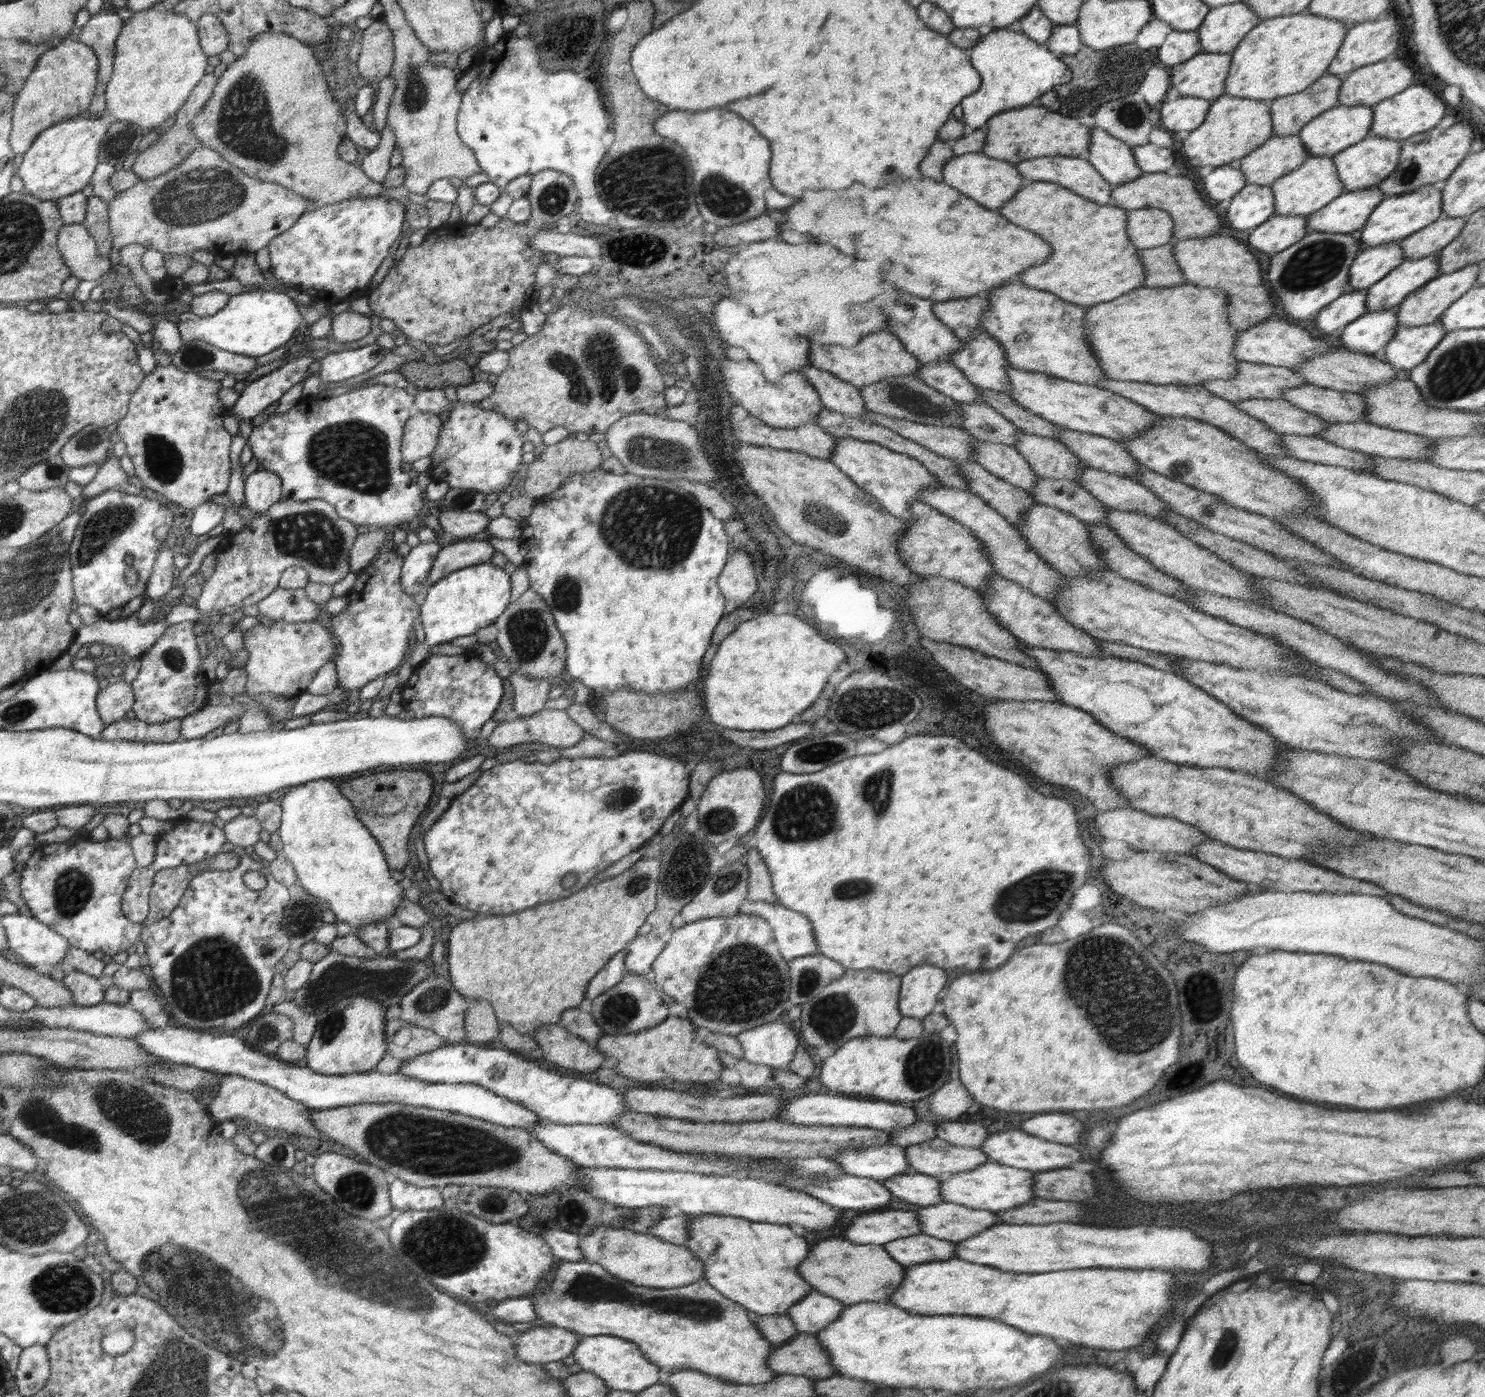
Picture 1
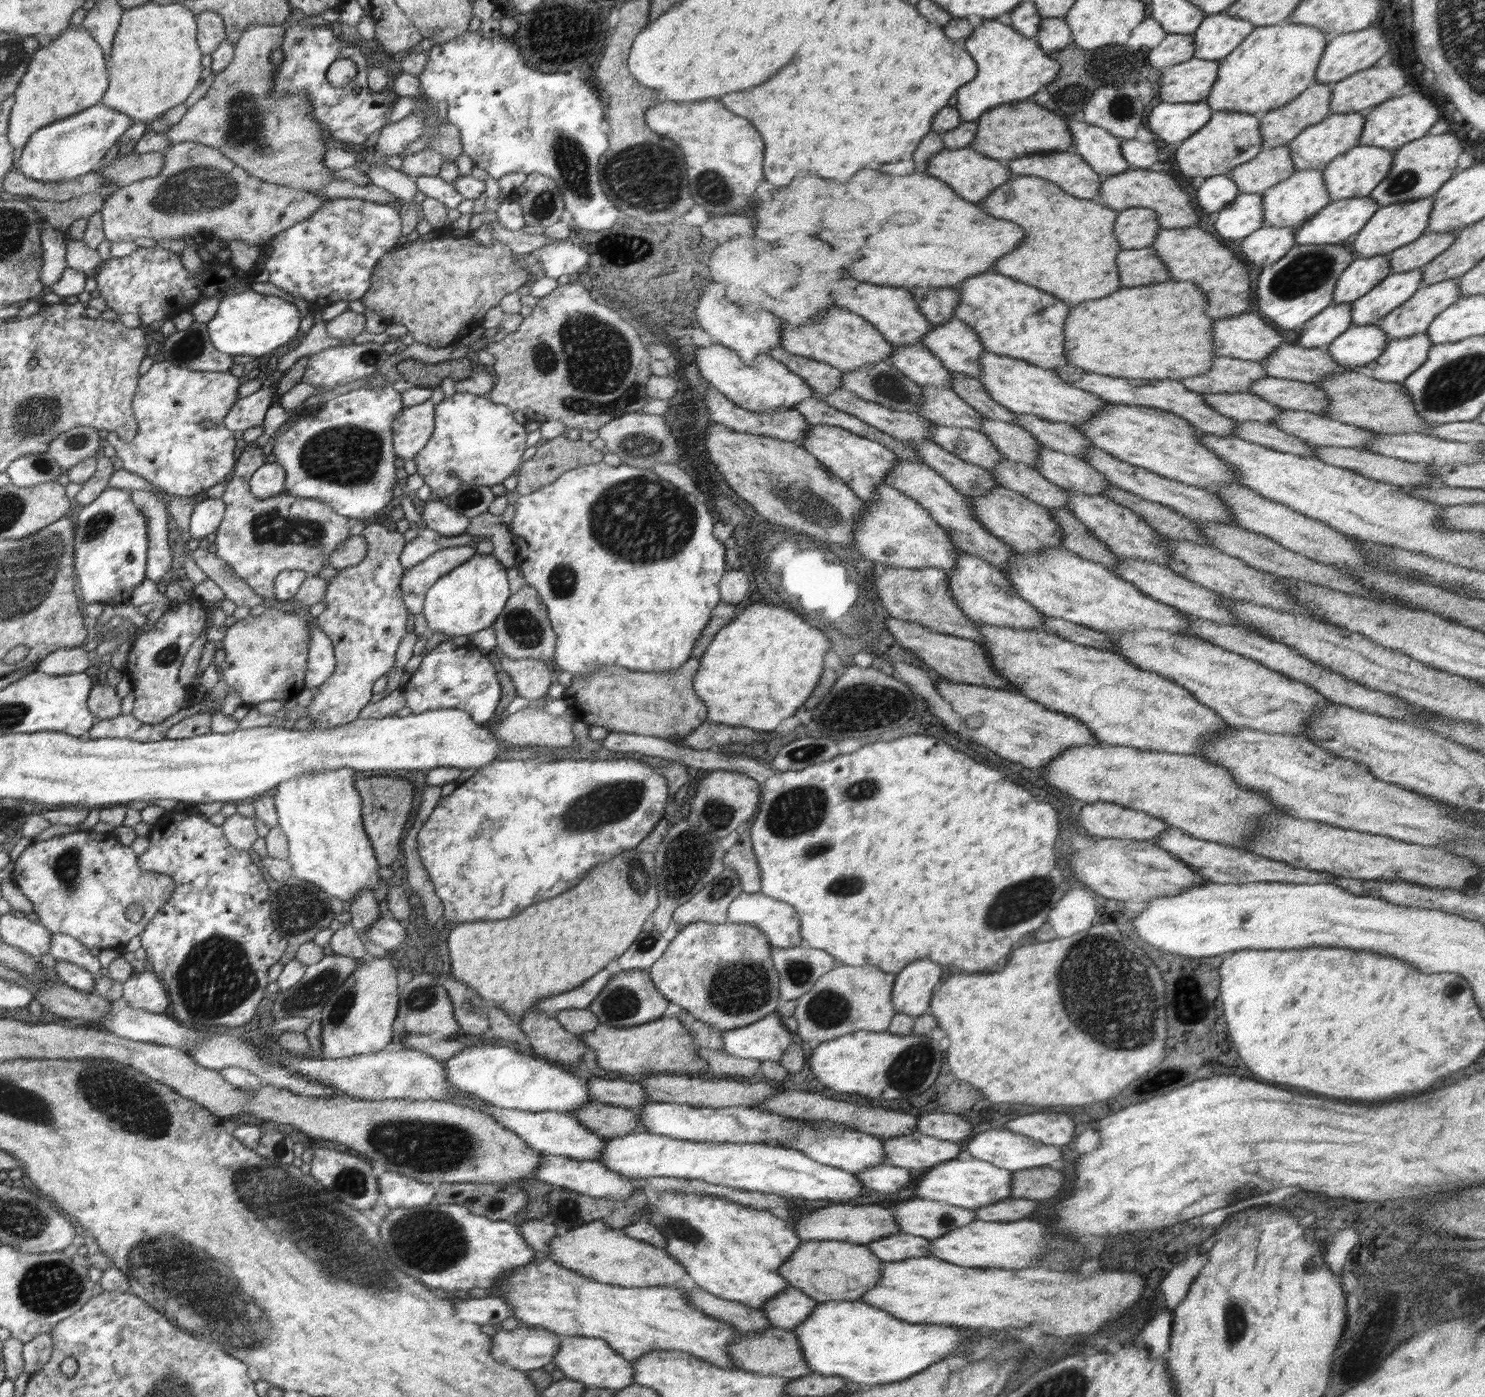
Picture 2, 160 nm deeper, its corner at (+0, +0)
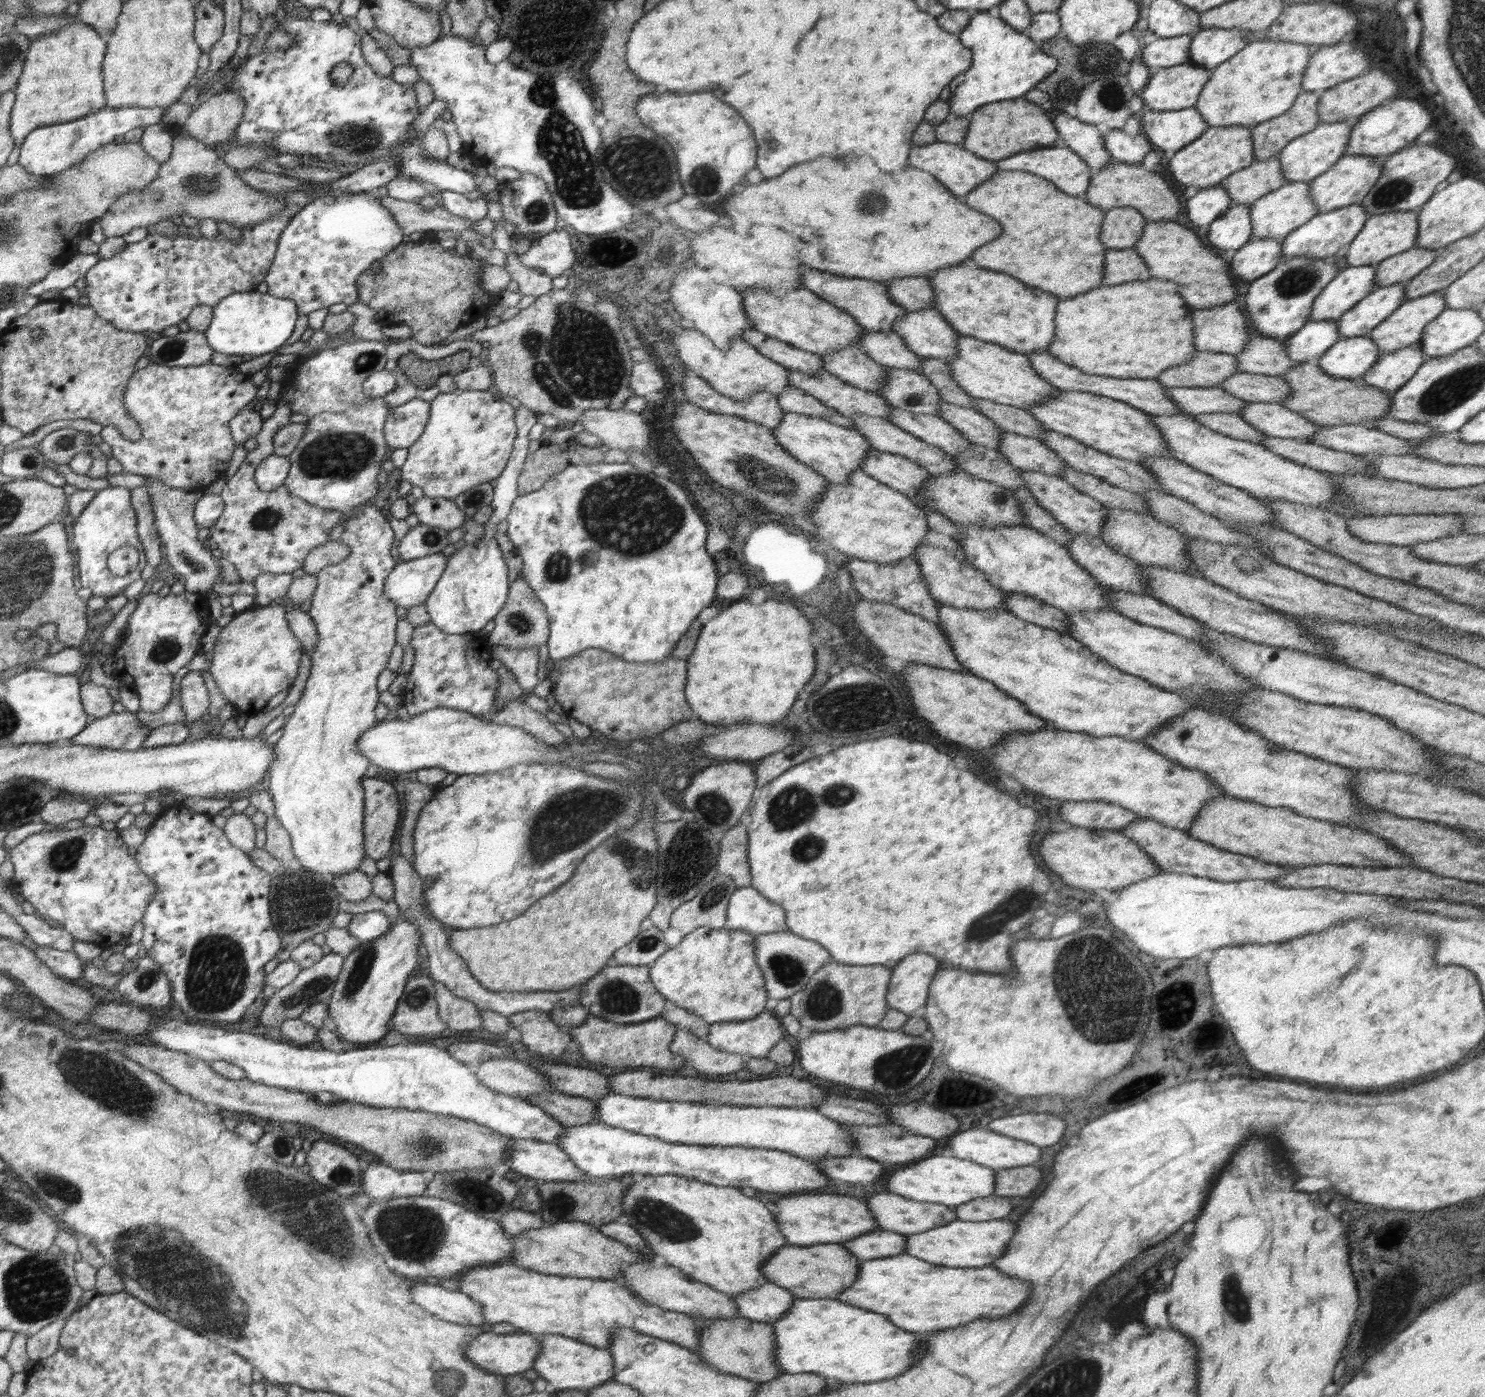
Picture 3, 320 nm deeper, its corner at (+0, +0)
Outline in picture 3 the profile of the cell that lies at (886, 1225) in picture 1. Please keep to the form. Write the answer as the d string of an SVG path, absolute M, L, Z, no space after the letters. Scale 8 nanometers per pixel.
M786 1194L786 1196L776 1200L778 1213L775 1215L775 1221L778 1224L779 1231L787 1237L788 1245L810 1246L824 1243L843 1243L852 1240L861 1234L872 1232L879 1228L875 1218L868 1212L866 1203L862 1203L856 1198L840 1196L840 1194Z

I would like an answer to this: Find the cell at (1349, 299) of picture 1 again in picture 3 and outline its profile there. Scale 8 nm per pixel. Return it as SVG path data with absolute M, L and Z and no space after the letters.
M1339 319L1308 321L1300 330L1284 340L1287 357L1293 362L1305 363L1319 359L1340 340Z

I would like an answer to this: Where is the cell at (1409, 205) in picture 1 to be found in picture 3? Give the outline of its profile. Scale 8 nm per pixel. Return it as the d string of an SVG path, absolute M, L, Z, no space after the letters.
M1419 209L1405 210L1404 212L1389 212L1371 216L1362 227L1362 230L1352 240L1346 252L1348 266L1364 266L1365 264L1377 265L1385 258L1410 250L1415 246L1418 232Z

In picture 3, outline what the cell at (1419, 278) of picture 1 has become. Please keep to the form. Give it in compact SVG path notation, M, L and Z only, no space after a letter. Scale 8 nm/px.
M1405 282L1374 289L1339 318L1340 339L1368 336L1387 316L1405 302Z

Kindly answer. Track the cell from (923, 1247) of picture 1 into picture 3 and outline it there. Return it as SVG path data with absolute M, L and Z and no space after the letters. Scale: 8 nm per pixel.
M874 1230L841 1243L860 1261L884 1258L904 1253L907 1235L888 1230Z

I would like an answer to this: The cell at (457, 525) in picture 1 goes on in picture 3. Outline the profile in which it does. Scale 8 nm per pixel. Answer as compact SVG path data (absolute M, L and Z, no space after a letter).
M419 498L411 507L419 524L440 527L450 532L461 526L465 521L463 509L451 499Z

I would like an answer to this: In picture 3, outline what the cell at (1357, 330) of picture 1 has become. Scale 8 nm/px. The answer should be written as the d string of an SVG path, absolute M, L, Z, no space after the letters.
M1368 336L1340 339L1317 359L1319 367L1334 378L1361 377L1381 358L1382 352Z

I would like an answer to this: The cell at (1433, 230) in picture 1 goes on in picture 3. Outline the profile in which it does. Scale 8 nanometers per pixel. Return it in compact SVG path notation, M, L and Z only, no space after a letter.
M1412 247L1400 254L1385 258L1376 265L1374 284L1376 288L1407 282L1428 268L1439 255L1440 250Z

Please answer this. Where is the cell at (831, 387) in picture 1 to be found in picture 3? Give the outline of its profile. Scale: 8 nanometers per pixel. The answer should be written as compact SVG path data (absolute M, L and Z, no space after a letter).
M748 329L741 334L741 338L754 345L764 356L771 357L789 370L813 373L823 369L823 359L819 354L794 348L791 344L769 337L759 330Z

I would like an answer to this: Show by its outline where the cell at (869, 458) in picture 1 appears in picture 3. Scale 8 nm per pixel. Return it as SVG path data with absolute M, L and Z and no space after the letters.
M785 412L778 427L773 430L776 442L800 462L814 468L822 476L834 485L844 484L848 475L860 469L860 463L864 460L871 448L865 436L854 428L832 424L829 420L806 416L803 414Z

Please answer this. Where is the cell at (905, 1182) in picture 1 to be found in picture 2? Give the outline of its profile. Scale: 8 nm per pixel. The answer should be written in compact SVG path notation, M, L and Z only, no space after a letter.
M888 1163L866 1168L854 1175L863 1186L869 1186L882 1193L898 1192L911 1182L917 1181L917 1173L904 1168L892 1167Z

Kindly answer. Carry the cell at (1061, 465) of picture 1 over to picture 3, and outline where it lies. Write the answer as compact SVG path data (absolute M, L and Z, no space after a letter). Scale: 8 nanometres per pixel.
M942 401L939 404L937 416L948 421L970 442L998 450L999 440L1004 430L996 426L993 420L974 410L974 408L964 408L960 405Z

